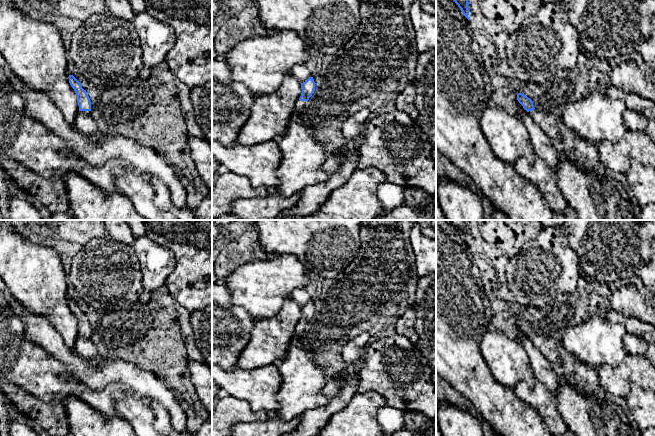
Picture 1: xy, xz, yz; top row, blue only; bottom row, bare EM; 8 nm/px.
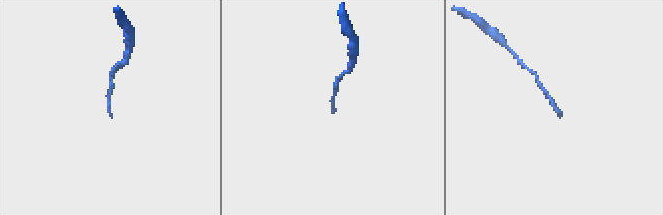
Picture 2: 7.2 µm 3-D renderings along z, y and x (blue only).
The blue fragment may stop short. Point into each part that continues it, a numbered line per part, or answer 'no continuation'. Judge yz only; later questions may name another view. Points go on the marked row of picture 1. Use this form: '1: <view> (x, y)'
1: yz (565, 140)

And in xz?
1: xz (300, 106)

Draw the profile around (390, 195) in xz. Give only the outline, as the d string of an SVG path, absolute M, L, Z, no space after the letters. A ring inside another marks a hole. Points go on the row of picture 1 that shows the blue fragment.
M383 182L378 185L377 196L382 206L380 214L374 220L380 220L385 215L389 214L398 206L405 203L404 191L406 188L390 183Z

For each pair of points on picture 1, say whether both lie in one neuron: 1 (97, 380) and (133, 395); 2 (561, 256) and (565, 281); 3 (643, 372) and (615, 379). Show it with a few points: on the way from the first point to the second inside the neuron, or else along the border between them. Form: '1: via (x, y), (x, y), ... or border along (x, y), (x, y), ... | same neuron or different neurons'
1: via (106, 379), (118, 379), (125, 386) | same neuron
2: via (562, 262), (564, 275) | same neuron
3: via (636, 372), (628, 372), (622, 376) | same neuron

